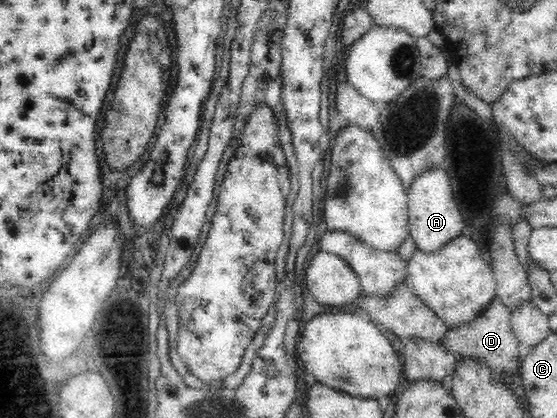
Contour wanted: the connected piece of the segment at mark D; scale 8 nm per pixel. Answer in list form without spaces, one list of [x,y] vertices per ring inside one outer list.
[[[498,295],[490,303],[487,310],[472,323],[449,328],[442,340],[443,345],[458,358],[476,358],[477,362],[488,363],[493,372],[516,372],[523,354],[518,354],[519,340],[514,336],[511,327],[511,311],[504,306]]]

